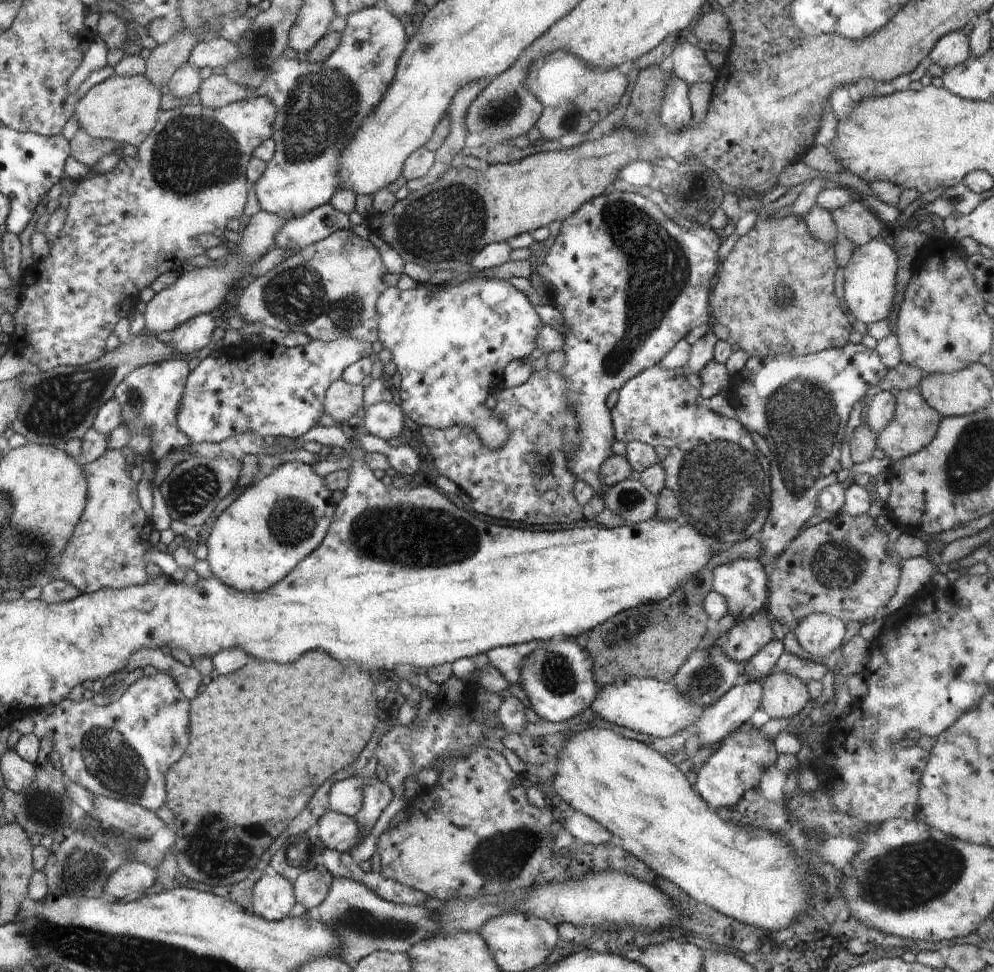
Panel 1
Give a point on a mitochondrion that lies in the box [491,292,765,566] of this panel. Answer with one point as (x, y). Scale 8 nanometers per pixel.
(541, 463)

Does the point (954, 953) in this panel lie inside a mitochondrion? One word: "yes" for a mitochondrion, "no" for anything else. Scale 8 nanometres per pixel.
no

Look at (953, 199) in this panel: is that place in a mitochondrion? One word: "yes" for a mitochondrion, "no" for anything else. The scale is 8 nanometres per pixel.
no

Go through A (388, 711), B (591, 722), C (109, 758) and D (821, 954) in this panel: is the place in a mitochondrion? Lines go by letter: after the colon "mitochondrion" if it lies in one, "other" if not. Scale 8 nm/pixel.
A: other
B: other
C: mitochondrion
D: mitochondrion

